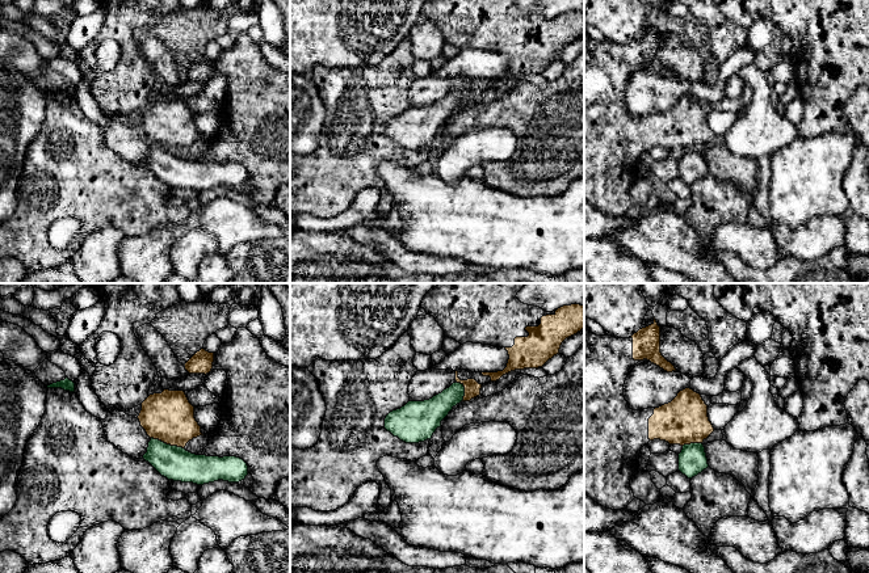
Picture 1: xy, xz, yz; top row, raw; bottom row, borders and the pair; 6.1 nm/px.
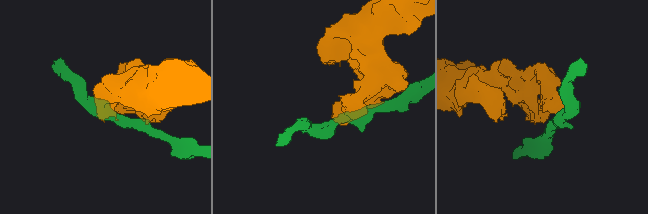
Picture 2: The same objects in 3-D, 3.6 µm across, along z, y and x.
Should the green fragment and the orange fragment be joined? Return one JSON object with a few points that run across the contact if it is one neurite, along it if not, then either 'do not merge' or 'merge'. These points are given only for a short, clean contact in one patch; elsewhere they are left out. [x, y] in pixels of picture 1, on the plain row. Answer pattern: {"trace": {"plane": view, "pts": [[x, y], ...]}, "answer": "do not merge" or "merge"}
{"trace": {"plane": "xy", "pts": [[151, 143], [183, 155]]}, "answer": "do not merge"}

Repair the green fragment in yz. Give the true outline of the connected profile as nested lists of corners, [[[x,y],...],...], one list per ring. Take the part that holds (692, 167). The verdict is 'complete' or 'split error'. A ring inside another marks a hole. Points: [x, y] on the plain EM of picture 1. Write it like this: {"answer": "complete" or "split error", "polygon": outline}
{"answer": "complete", "polygon": [[[702,149],[684,151],[679,160],[679,177],[692,185],[709,173]]]}

